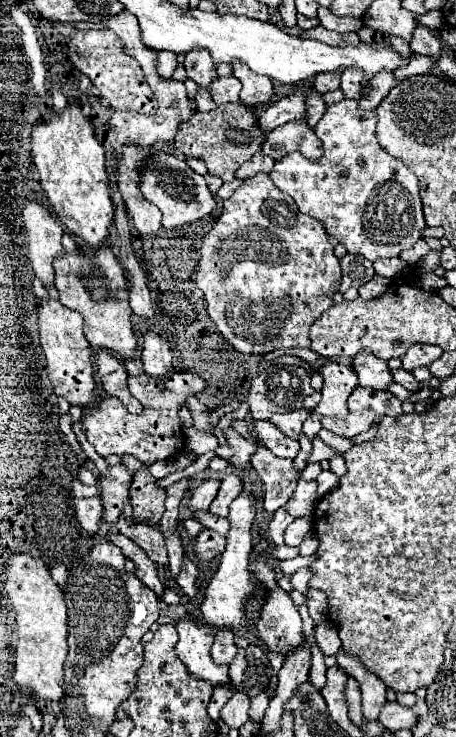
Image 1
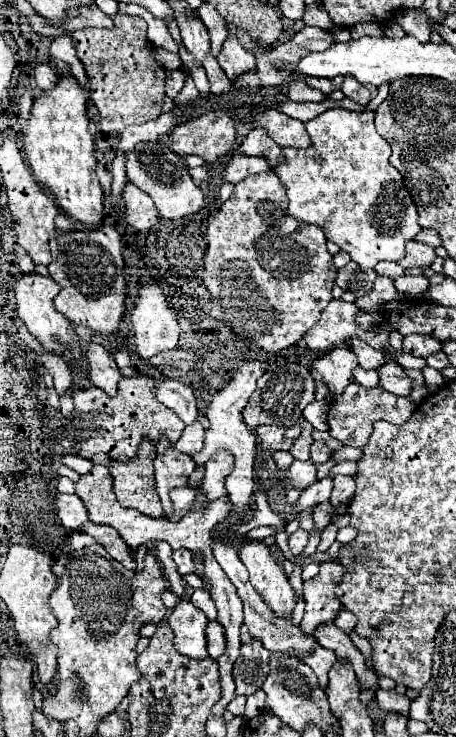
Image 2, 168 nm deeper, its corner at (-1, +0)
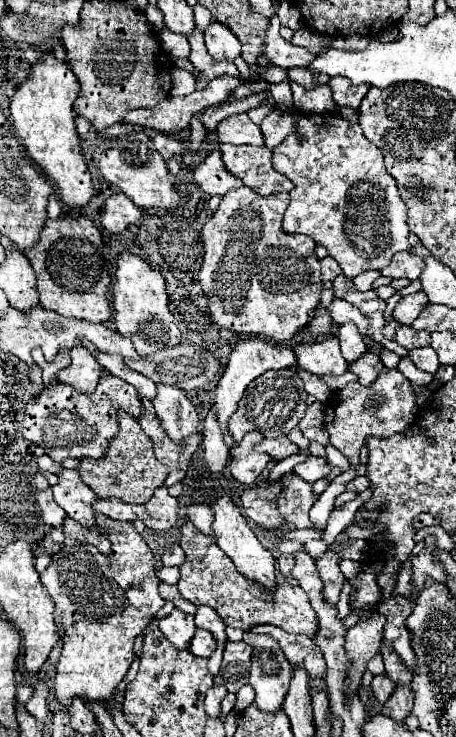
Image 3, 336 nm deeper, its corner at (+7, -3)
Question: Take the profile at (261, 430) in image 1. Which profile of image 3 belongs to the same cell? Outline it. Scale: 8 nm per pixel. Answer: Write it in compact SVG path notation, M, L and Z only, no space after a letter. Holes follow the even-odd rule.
M286 472L280 480L286 480L286 488L282 488L282 496L278 496L278 510L282 518L296 528L312 528L308 510L316 502L312 486L300 480L294 472Z

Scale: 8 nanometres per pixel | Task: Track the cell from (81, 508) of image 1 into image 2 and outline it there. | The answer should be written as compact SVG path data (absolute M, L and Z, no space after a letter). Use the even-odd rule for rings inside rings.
M56 495L56 513L64 527L68 529L80 529L82 523L88 521L86 507L82 505L82 499L76 495Z

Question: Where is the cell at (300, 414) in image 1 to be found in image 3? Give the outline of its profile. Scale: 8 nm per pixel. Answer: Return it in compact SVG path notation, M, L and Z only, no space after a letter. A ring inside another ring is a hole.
M250 432L242 438L240 444L236 444L232 448L230 472L238 482L248 484L248 486L254 484L262 476L266 466L270 464L270 456L254 450L254 446L258 446L262 440L264 440L264 436L260 432Z

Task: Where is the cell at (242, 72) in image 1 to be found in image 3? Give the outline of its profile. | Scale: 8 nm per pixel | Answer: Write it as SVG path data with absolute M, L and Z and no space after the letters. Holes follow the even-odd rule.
M212 22L204 32L208 54L214 60L230 60L234 62L240 56L240 40L220 22Z

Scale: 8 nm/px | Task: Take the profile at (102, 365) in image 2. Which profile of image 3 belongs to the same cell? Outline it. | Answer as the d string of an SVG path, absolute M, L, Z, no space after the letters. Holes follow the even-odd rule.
M76 346L70 352L70 356L72 356L72 364L58 372L58 380L74 386L78 392L92 394L102 376L102 366L96 362L96 358L84 346Z

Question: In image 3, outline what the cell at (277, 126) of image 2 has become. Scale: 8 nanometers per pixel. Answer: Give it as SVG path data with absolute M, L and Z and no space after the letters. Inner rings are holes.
M238 114L226 118L218 124L218 142L226 144L252 144L252 146L266 146L264 134L258 124L254 124L248 114Z

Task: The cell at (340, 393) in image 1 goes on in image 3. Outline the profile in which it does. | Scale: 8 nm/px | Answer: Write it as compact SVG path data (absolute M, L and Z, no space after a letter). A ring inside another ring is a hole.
M328 336L314 344L298 344L294 352L298 366L314 376L340 376L348 370L336 336Z

